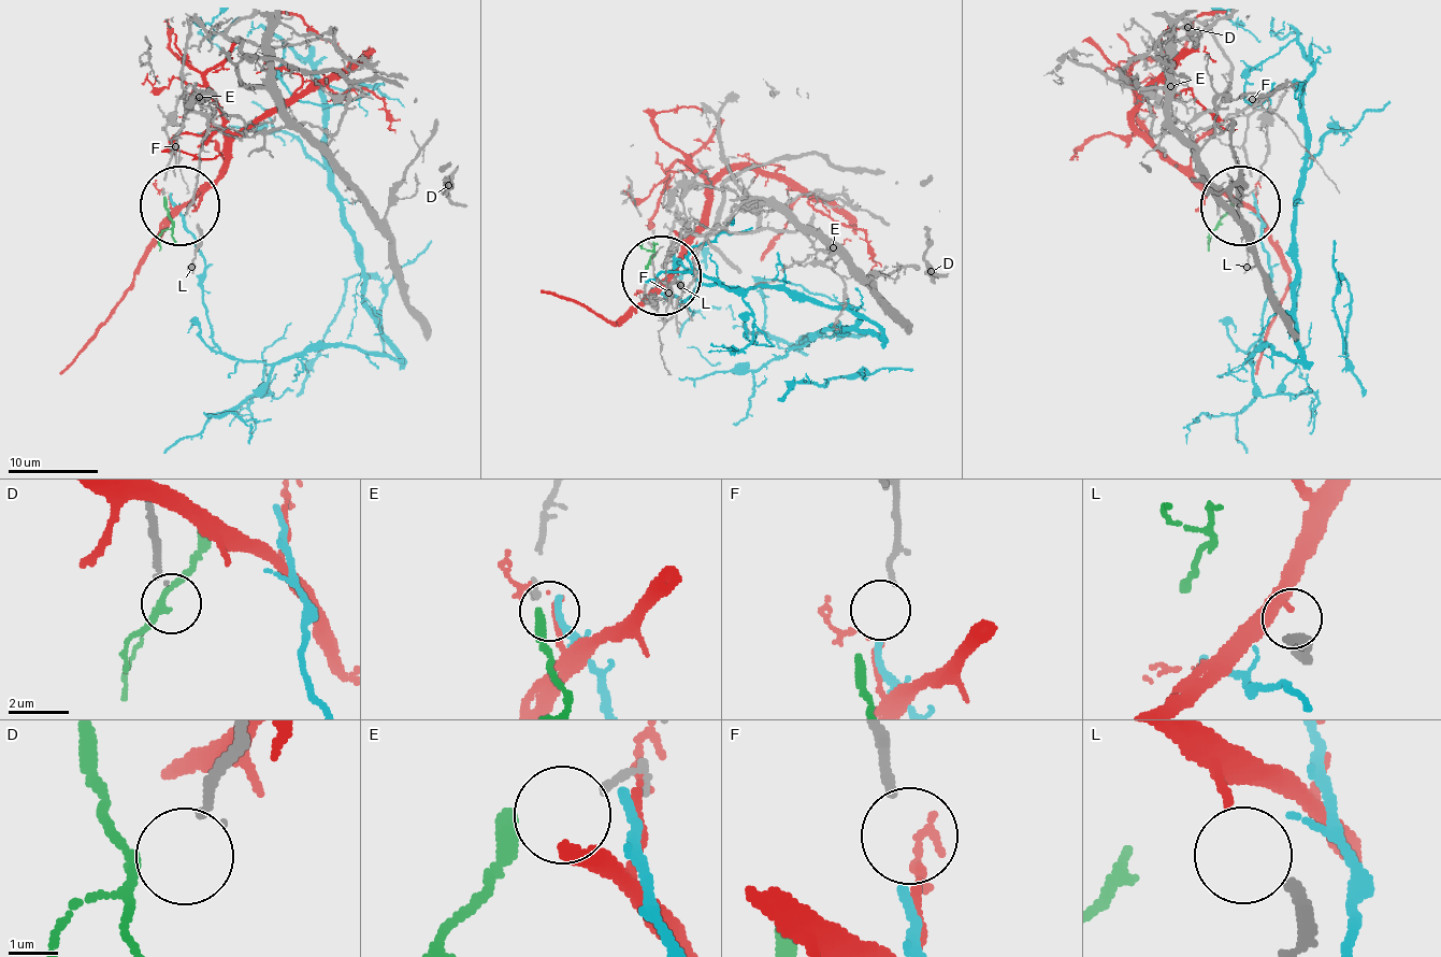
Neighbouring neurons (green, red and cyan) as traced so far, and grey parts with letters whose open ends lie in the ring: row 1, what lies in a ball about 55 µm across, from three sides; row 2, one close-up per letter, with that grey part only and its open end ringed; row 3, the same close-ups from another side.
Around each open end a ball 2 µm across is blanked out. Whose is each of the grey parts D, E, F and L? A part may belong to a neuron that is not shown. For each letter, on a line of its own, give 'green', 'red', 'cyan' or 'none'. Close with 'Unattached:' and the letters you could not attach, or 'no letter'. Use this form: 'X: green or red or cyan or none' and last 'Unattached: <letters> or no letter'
D: none
E: green
F: cyan
L: red
Unattached: D

